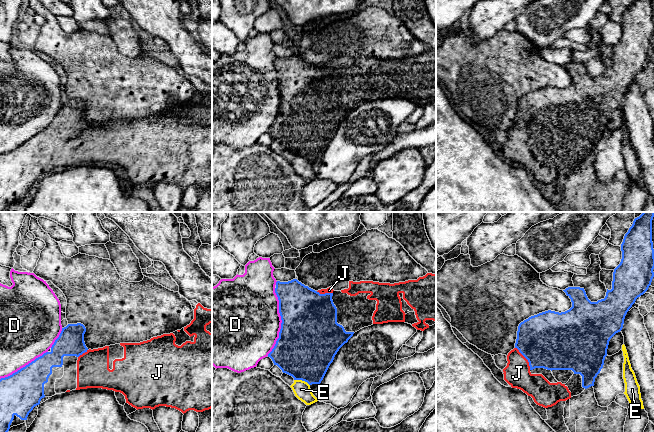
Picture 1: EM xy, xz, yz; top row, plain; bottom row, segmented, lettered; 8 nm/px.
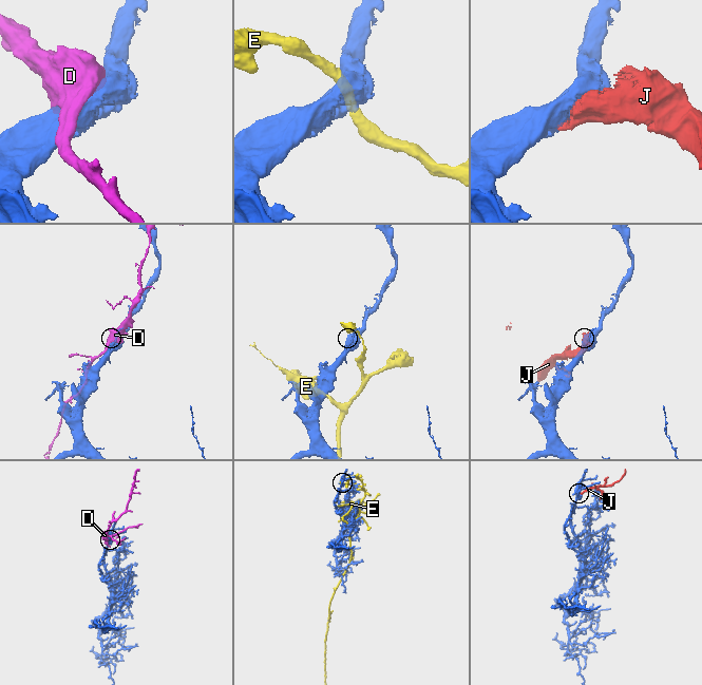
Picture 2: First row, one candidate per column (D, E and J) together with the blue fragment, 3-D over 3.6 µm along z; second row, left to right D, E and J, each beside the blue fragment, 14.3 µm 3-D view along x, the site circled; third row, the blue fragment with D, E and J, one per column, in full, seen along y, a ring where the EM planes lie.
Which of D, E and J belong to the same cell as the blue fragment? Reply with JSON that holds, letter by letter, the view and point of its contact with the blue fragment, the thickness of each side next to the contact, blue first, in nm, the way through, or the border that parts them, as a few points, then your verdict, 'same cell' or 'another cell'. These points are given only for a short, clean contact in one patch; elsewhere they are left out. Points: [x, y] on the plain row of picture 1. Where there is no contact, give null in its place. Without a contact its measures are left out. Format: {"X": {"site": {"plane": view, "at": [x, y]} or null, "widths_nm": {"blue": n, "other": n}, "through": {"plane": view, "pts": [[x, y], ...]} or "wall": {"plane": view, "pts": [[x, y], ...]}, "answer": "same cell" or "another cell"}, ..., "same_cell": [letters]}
{"D": {"site": {"plane": "xz", "at": [282, 98]}, "widths_nm": {"blue": 480, "other": 480}, "answer": "another cell"}, "E": {"site": {"plane": "xz", "at": [302, 156]}, "widths_nm": {"blue": 460, "other": 140}, "wall": {"plane": "xz", "pts": [[294, 155], [300, 155], [309, 161]]}, "answer": "another cell"}, "J": {"site": {"plane": "yz", "at": [525, 133]}, "widths_nm": {"blue": 460, "other": 220}, "answer": "same cell"}, "same_cell": ["J"]}

